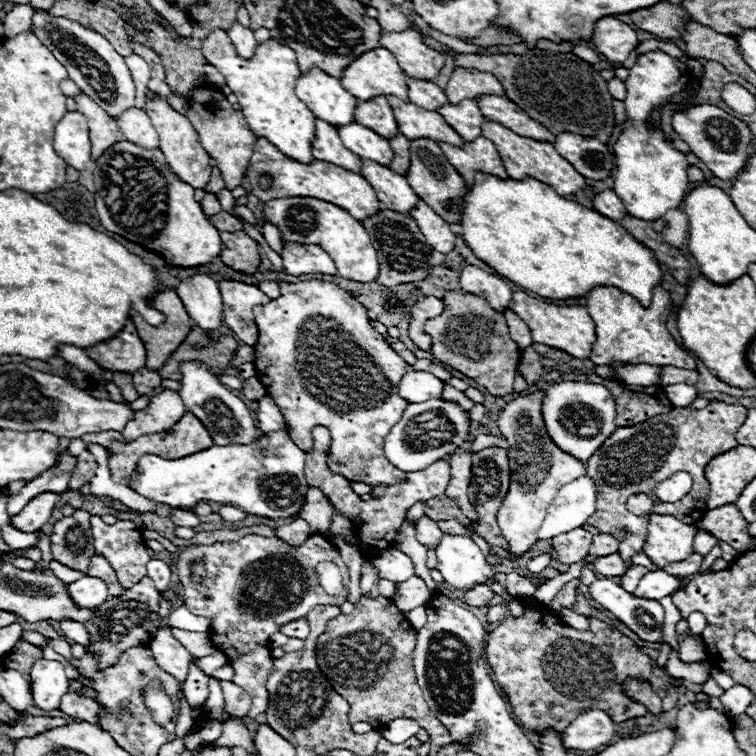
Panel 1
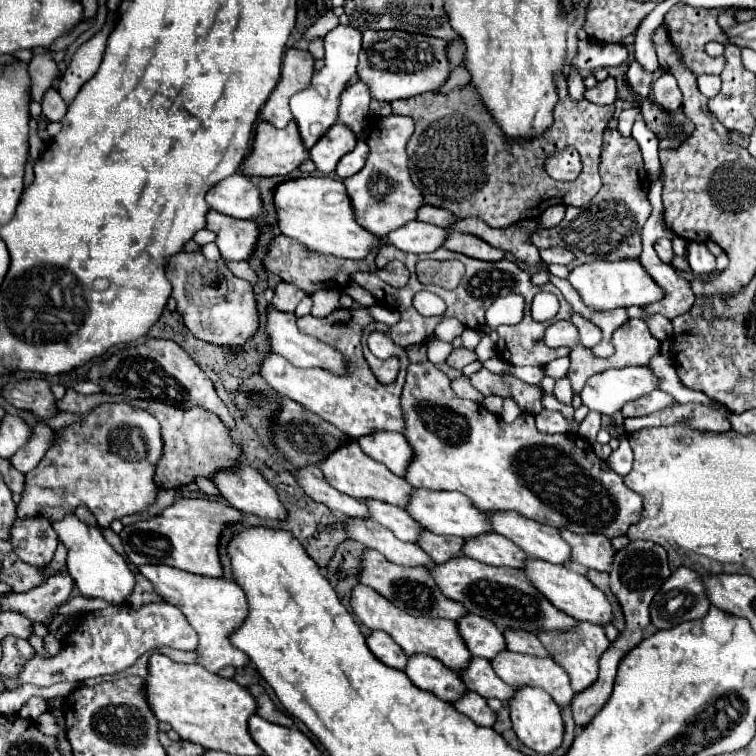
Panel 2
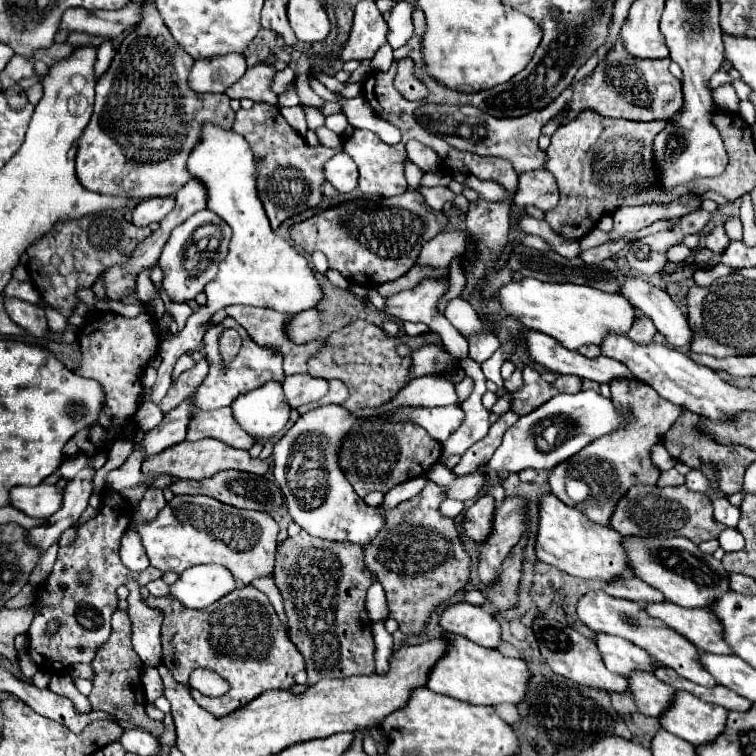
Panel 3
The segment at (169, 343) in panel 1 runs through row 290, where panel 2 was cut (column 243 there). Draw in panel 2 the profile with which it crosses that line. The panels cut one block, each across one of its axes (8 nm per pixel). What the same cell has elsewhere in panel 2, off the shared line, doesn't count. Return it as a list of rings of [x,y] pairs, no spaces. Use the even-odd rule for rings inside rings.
[[[294,120],[282,130],[270,126],[268,122],[258,122],[252,150],[244,158],[244,162],[240,166],[240,172],[244,176],[286,176],[292,170],[296,170],[302,160],[308,160],[308,156],[310,154],[308,154],[308,150],[302,144],[302,138],[298,134],[298,128],[296,128]]]

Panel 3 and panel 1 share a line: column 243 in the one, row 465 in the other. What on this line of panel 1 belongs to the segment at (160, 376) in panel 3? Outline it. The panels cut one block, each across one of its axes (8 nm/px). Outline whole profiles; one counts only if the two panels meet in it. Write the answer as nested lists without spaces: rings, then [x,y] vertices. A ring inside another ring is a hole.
[[[268,432],[260,436],[250,446],[240,444],[228,444],[224,448],[212,446],[208,450],[202,450],[194,456],[184,456],[176,460],[164,460],[156,454],[142,456],[136,464],[136,472],[130,480],[130,490],[136,494],[154,500],[158,504],[166,504],[172,508],[190,508],[196,502],[220,502],[220,504],[232,504],[246,514],[256,516],[268,516],[268,518],[290,518],[298,512],[302,506],[304,494],[300,490],[308,490],[306,478],[304,478],[304,456],[302,452],[286,432]],[[268,482],[272,482],[268,486]],[[296,484],[298,500],[294,500],[286,508],[270,506],[268,500],[264,500],[262,488],[284,488]]]

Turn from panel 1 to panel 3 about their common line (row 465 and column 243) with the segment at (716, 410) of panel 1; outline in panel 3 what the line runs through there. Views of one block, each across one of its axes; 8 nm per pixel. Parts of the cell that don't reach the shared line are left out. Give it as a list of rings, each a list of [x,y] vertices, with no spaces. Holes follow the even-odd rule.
[[[254,586],[236,588],[234,592],[222,596],[222,600],[210,604],[210,608],[202,610],[190,610],[170,596],[148,596],[144,598],[144,604],[164,610],[160,636],[162,664],[170,670],[176,682],[188,686],[188,678],[196,668],[206,668],[218,676],[226,676],[230,690],[224,696],[212,698],[192,690],[192,698],[216,718],[236,712],[264,690],[290,690],[296,684],[294,676],[306,668],[302,654],[290,642],[280,618],[272,618],[276,616],[274,608],[266,598],[258,600],[258,590]],[[258,610],[266,618],[258,618]]]

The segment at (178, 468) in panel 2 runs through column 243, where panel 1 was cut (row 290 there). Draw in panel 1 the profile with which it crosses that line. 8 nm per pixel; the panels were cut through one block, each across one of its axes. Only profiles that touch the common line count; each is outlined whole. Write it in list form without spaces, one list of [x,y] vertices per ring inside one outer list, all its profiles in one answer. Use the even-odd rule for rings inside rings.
[[[446,292],[444,294],[444,312],[424,326],[432,336],[432,356],[468,378],[482,384],[490,394],[504,396],[512,394],[512,382],[516,366],[520,362],[520,348],[510,338],[506,320],[502,312],[494,310],[484,298],[468,292]]]

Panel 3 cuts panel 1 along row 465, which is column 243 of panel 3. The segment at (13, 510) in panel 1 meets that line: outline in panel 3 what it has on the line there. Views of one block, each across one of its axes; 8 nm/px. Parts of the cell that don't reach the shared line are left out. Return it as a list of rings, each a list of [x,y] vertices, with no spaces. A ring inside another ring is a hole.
[[[240,54],[196,60],[188,84],[196,92],[224,92],[230,84],[238,82],[244,76],[246,68],[246,60]]]

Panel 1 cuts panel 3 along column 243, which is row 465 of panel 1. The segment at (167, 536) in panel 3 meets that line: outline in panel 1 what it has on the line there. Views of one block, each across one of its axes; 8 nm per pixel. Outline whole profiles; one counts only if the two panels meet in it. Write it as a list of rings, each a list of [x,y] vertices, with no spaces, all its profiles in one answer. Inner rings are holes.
[[[544,390],[518,396],[498,412],[498,420],[496,420],[500,434],[510,444],[508,460],[510,460],[510,472],[512,472],[508,494],[502,500],[502,506],[498,508],[498,526],[502,530],[502,536],[510,544],[508,552],[514,558],[526,554],[530,546],[538,540],[536,534],[546,518],[548,506],[556,496],[556,490],[576,480],[578,476],[586,474],[584,464],[572,454],[562,452],[548,436],[548,430],[542,420],[544,396],[546,396]]]

